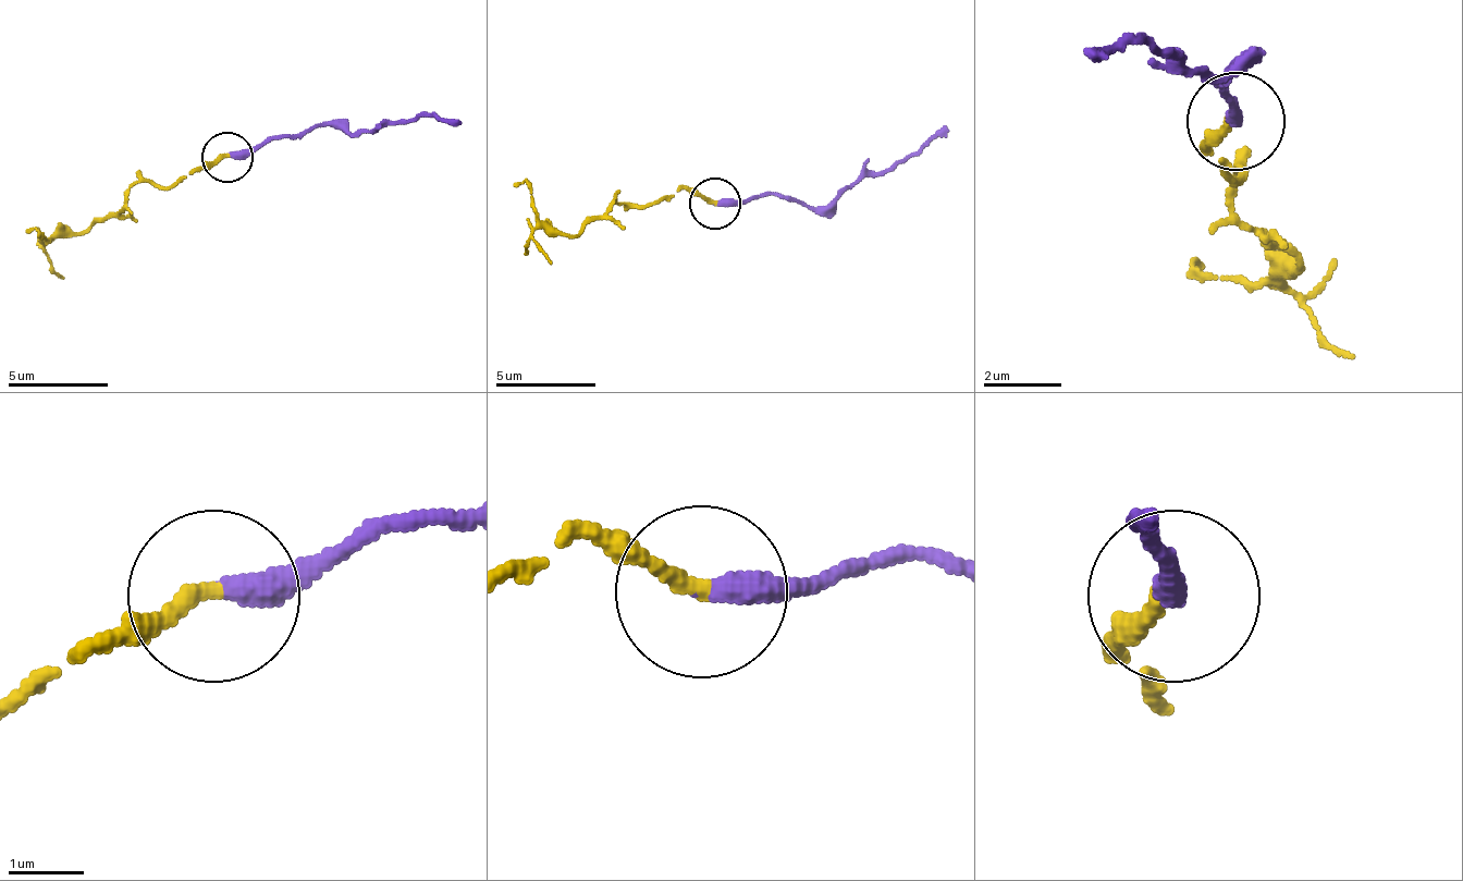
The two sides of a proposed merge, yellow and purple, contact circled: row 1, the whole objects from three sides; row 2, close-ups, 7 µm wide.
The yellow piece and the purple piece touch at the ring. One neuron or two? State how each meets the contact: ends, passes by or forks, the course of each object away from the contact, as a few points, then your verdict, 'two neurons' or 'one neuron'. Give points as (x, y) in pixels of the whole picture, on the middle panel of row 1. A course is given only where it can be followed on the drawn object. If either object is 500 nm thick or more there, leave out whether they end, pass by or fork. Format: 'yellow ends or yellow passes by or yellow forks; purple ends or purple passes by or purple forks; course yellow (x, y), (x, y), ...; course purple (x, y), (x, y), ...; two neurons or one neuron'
yellow ends; purple ends; course yellow (713, 202), (684, 187), (653, 207), (613, 202), (573, 237), (537, 228), (532, 237), (552, 262); course purple (713, 202), (764, 197), (830, 207), (849, 187), (914, 157), (950, 132); one neuron

